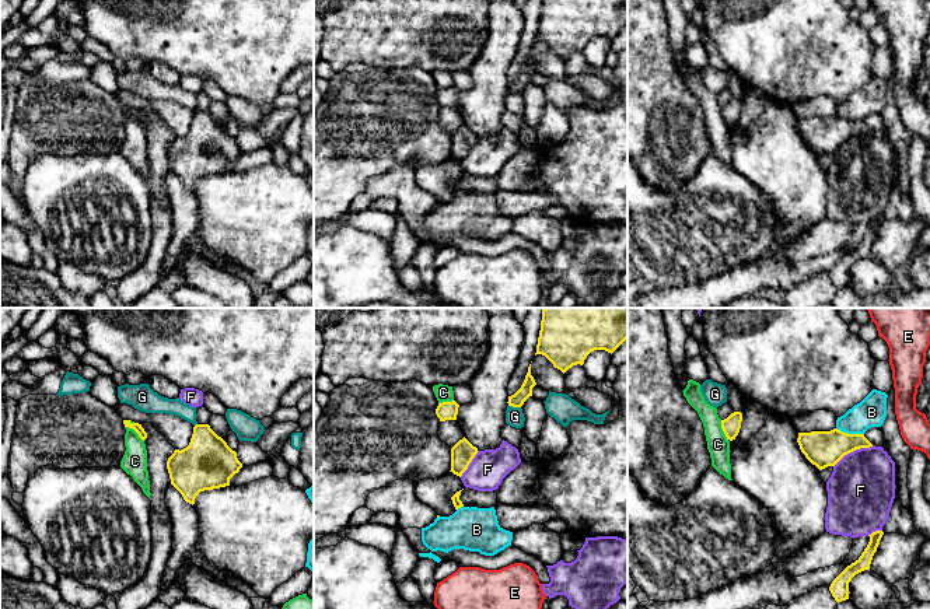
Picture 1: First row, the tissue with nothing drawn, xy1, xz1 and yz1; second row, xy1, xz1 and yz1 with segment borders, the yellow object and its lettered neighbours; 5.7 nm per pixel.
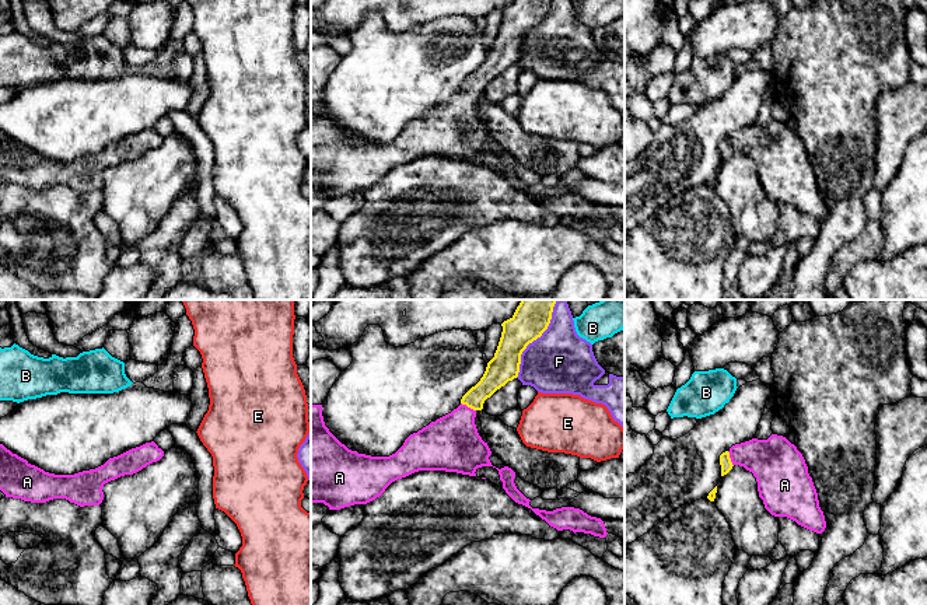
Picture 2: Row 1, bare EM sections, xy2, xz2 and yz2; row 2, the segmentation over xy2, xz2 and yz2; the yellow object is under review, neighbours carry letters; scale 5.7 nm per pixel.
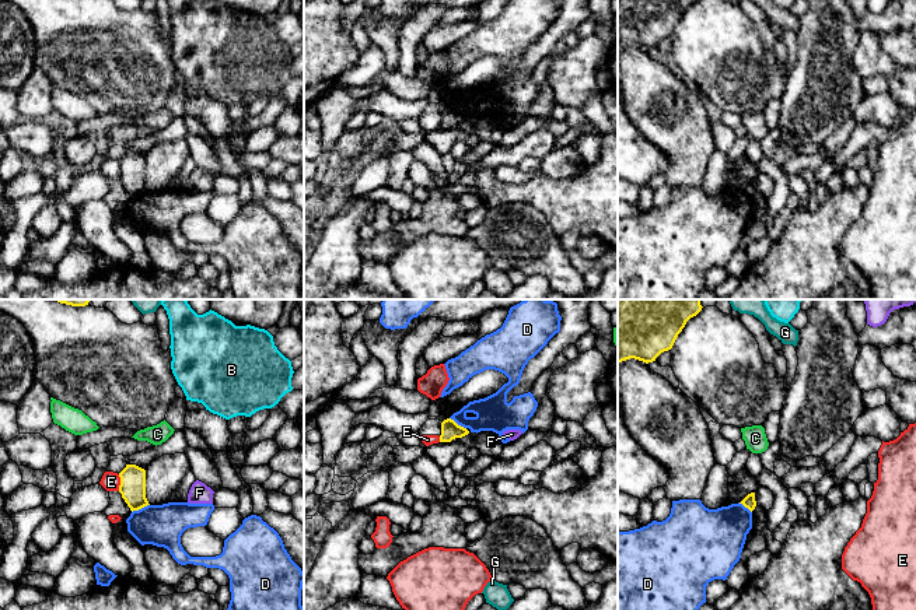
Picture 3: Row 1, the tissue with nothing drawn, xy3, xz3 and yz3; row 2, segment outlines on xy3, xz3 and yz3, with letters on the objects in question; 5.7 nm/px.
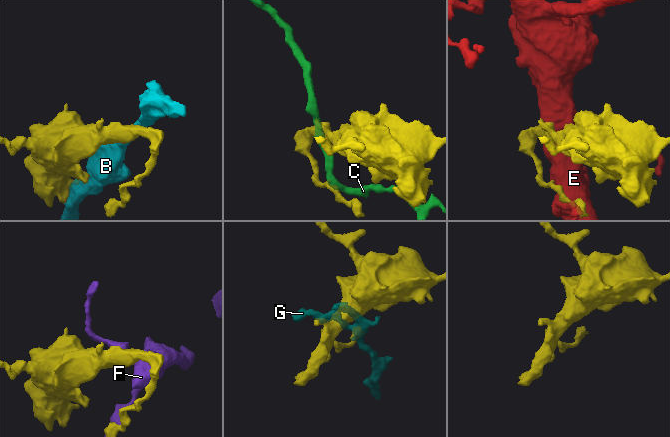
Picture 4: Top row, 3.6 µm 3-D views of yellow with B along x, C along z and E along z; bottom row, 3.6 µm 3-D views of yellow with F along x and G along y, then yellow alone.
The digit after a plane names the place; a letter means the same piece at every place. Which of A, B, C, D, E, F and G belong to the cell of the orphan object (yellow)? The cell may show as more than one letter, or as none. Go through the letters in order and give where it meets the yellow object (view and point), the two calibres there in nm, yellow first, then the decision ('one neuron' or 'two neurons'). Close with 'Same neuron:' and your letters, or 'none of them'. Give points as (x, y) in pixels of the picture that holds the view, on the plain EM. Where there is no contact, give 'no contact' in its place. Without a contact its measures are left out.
A: contact xz2 (468, 93); calibres 150 and 320 nm; one neuron
B: contact yz1 (850, 121); calibres 200 and 170 nm; two neurons
C: contact xy1 (135, 116); calibres 50 and 140 nm; two neurons
D: contact xy3 (140, 195); calibres 150 and 240 nm; two neurons
E: contact xy3 (121, 169); calibres 150 and 110 nm; two neurons
F: contact xz2 (528, 30); calibres 180 and 360 nm; two neurons
G: contact xz1 (514, 93); calibres 80 and 110 nm; two neurons
Same neuron: A

